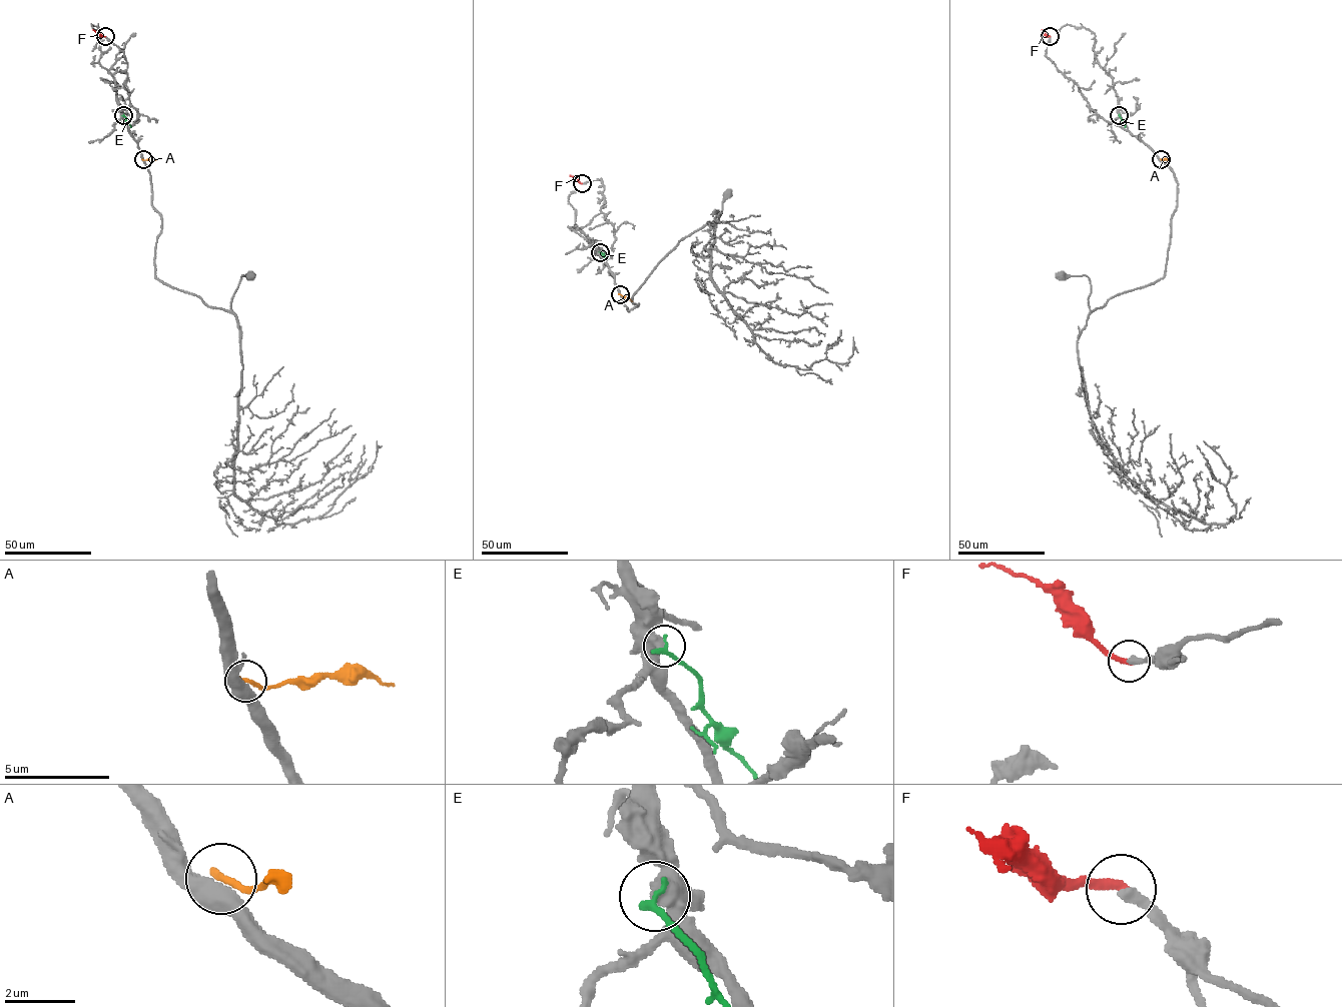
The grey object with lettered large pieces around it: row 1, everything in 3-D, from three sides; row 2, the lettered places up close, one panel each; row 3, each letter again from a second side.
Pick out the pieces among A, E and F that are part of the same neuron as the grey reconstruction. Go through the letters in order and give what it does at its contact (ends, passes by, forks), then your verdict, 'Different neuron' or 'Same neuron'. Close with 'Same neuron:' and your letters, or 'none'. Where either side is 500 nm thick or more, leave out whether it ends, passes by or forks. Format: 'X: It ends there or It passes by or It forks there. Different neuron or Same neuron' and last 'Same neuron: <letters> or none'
A: Different neuron
E: Different neuron
F: It ends there. Same neuron
Same neuron: F

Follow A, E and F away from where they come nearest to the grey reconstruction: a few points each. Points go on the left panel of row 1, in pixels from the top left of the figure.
A: (143, 159), (155, 160)
E: (123, 115), (131, 127)
F: (105, 36), (92, 29)

